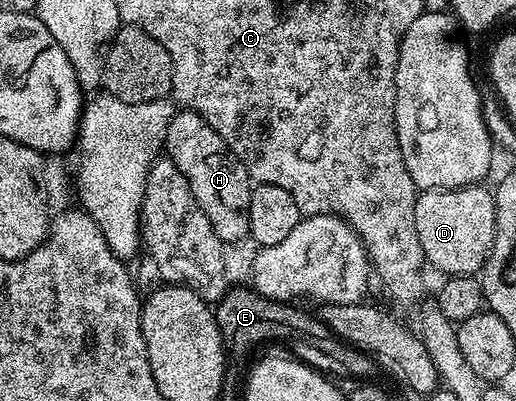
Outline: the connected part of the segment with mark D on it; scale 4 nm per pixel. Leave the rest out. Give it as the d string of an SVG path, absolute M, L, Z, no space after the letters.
M483 184L466 185L462 189L425 189L419 194L414 203L414 227L418 227L418 243L422 243L425 262L436 269L441 269L444 275L476 275L484 268L484 262L488 260L488 252L492 250L494 235L496 234L496 198L493 190L483 189Z

